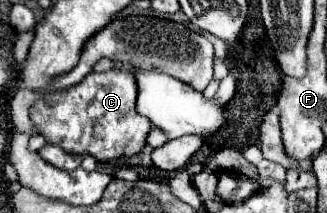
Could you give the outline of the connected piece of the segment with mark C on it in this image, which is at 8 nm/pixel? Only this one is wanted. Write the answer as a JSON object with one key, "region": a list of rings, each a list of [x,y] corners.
{"region":[[[110,69],[104,73],[90,73],[90,75],[86,75],[86,79],[82,79],[82,83],[62,89],[62,91],[52,91],[50,95],[38,99],[30,109],[30,119],[38,127],[38,133],[48,139],[48,143],[60,145],[68,153],[92,155],[98,161],[110,161],[110,159],[118,159],[118,157],[136,155],[146,145],[150,121],[146,117],[138,115],[134,107],[136,107],[134,75],[130,71]]]}

